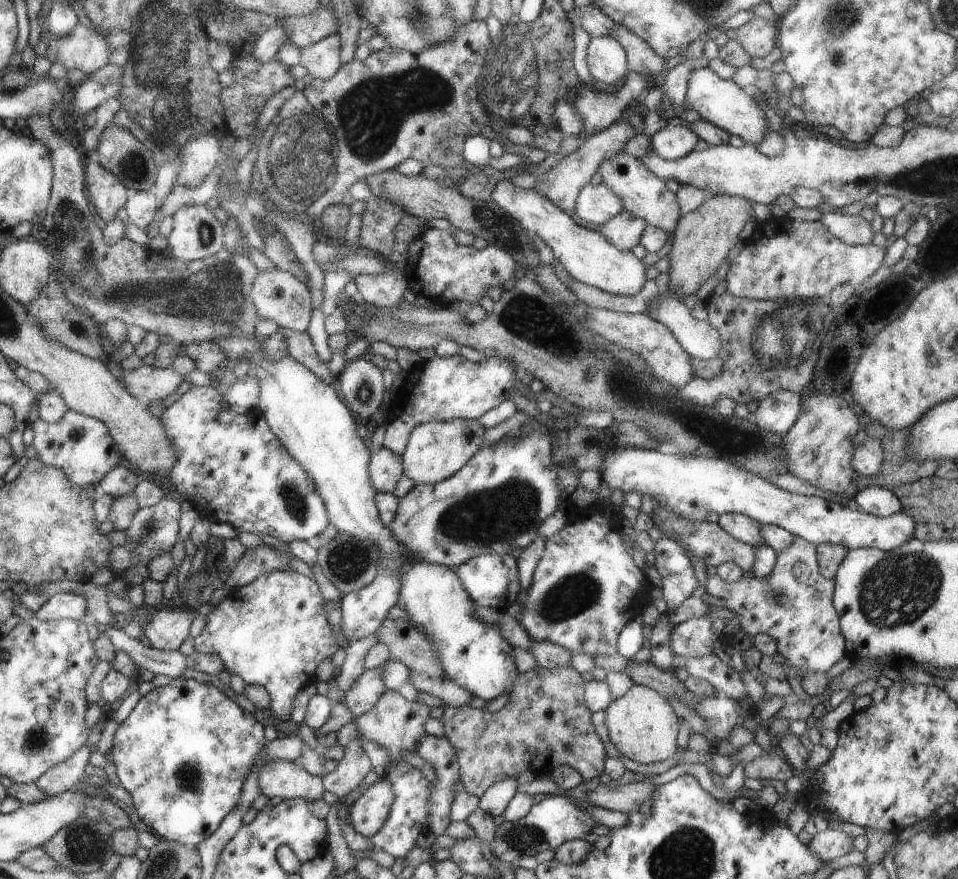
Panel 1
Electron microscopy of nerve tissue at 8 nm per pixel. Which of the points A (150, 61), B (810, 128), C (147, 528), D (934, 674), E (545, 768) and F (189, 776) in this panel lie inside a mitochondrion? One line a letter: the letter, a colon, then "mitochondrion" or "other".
A: mitochondrion
B: other
C: mitochondrion
D: other
E: other
F: mitochondrion

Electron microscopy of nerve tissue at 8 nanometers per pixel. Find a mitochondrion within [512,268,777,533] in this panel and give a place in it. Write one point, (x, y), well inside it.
(597, 442)

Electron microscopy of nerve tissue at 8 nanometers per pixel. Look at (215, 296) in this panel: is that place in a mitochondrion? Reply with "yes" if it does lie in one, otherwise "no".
yes

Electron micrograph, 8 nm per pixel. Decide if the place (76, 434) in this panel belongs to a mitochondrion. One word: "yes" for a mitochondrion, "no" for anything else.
yes

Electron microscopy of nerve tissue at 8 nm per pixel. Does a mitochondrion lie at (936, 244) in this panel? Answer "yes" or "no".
no

